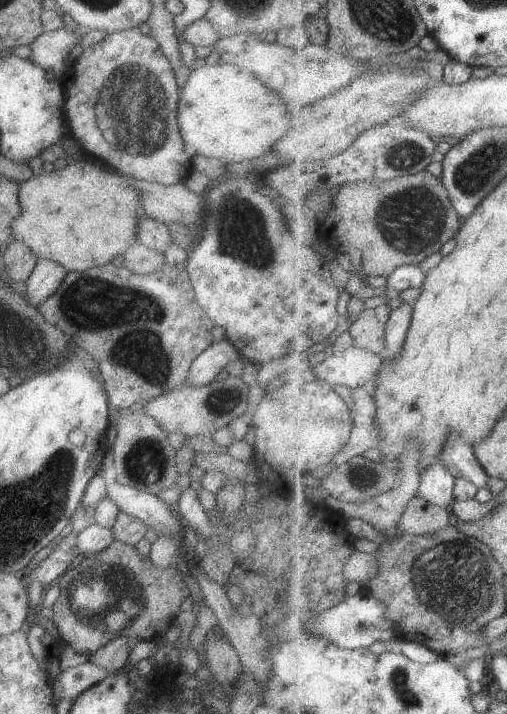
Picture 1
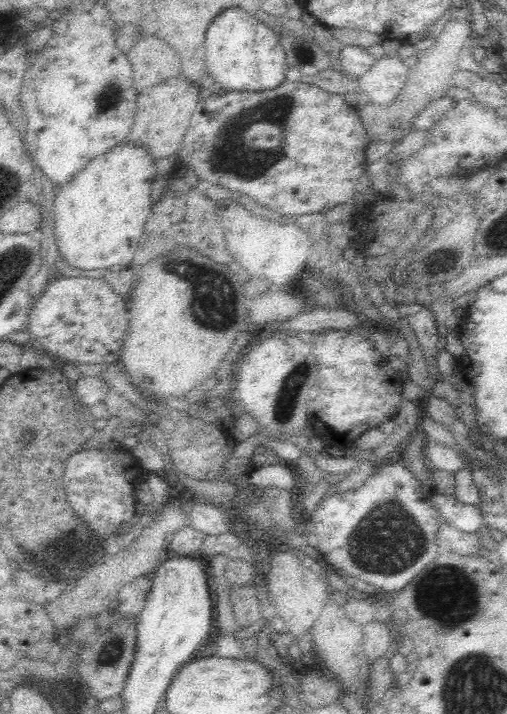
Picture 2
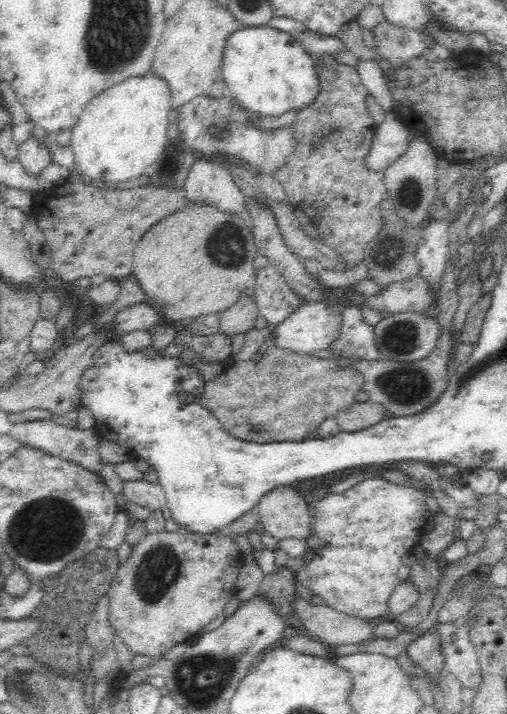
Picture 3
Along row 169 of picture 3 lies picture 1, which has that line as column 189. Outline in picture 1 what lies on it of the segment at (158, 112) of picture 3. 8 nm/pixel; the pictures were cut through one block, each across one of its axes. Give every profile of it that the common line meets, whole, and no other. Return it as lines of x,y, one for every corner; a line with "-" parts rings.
219,62
192,68
181,88
178,124
190,154
216,158
222,163
242,162
262,156
290,128
288,110
274,92
262,86
250,72

